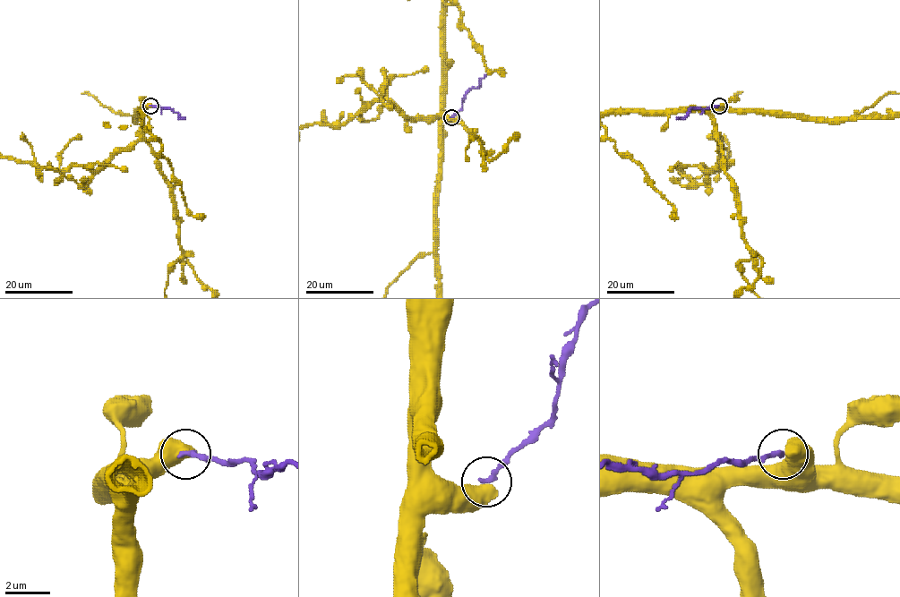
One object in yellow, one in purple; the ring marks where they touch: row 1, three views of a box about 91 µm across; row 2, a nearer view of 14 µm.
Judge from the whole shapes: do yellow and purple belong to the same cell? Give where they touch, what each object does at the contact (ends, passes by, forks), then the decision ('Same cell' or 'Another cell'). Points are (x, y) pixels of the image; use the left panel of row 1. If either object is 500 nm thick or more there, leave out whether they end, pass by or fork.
Place: (150, 106). Another cell

